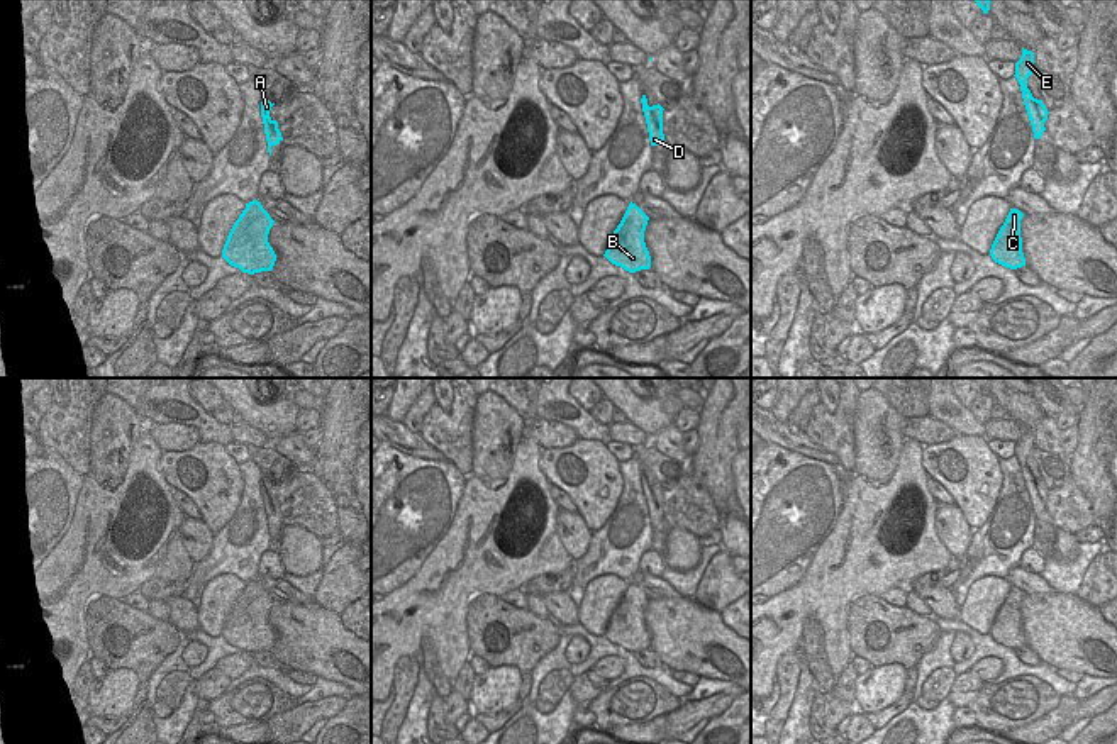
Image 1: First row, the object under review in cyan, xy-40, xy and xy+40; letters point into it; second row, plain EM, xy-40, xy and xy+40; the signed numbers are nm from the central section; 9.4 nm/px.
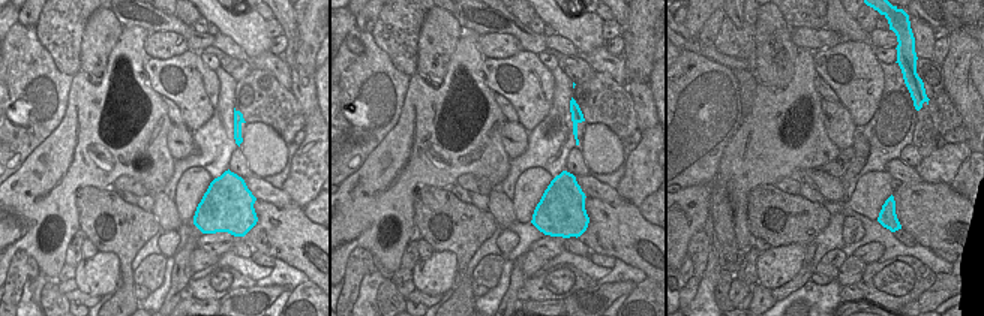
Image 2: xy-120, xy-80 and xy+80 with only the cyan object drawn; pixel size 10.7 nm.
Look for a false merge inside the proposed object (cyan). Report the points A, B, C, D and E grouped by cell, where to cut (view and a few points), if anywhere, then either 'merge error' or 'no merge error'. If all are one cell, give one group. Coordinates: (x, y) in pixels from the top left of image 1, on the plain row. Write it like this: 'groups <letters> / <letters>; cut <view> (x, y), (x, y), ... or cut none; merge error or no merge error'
groups A B C D E; cut none; no merge error

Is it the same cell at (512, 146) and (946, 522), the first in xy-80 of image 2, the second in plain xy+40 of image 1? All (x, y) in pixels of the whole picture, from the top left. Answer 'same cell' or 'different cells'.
same cell

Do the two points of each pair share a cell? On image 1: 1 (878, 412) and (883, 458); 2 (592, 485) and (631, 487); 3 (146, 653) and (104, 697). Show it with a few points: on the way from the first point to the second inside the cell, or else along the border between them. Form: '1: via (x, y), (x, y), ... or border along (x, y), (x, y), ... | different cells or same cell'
1: via (878, 424), (878, 446) | same cell
2: border along (619, 463), (622, 477), (621, 497), (605, 522) | different cells
3: border along (109, 668), (129, 668), (139, 682) | different cells

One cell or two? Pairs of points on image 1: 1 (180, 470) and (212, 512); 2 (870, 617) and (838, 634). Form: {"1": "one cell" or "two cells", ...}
{"1": "one cell", "2": "two cells"}

